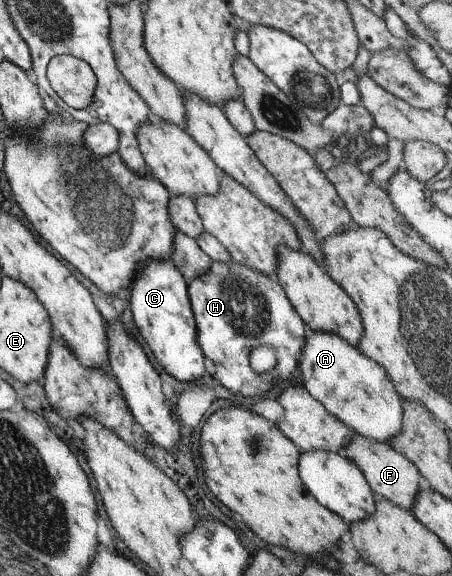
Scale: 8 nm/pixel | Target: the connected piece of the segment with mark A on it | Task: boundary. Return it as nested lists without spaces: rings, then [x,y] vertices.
[[[308,331],[302,352],[299,354],[297,371],[301,385],[306,389],[306,392],[319,401],[327,413],[336,417],[351,432],[373,441],[388,443],[388,439],[394,436],[402,426],[400,395],[389,381],[386,371],[372,359],[365,357],[355,346],[349,345],[347,340],[342,337],[329,332]]]

